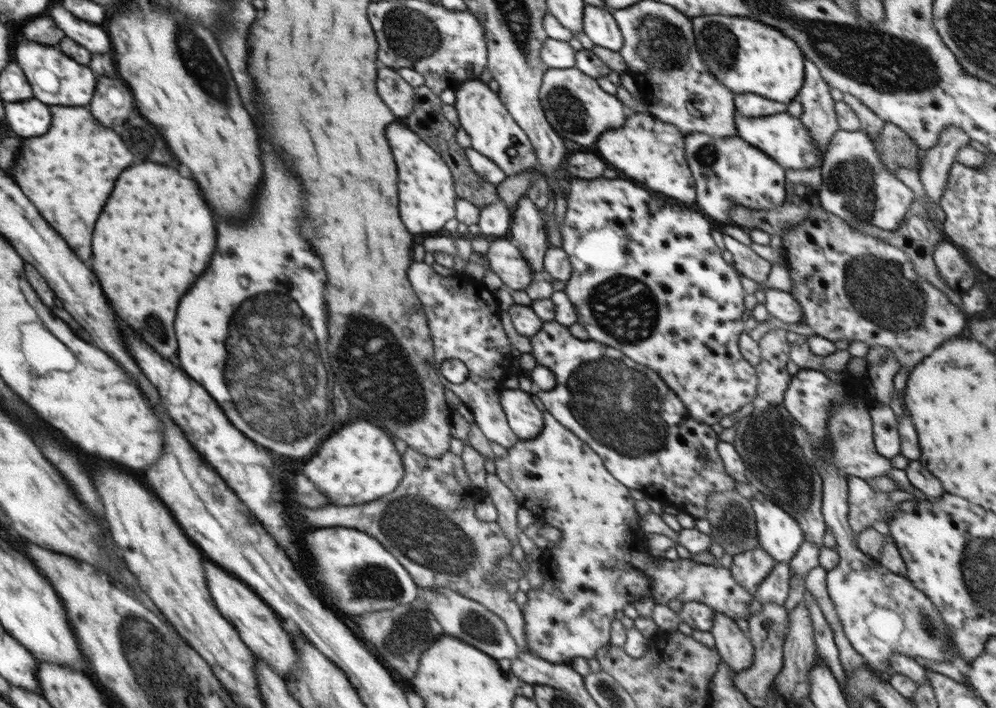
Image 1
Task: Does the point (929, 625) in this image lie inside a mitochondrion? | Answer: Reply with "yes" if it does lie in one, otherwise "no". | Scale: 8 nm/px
yes

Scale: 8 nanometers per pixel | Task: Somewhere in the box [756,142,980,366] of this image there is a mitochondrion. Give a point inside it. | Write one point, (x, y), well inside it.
(881, 290)

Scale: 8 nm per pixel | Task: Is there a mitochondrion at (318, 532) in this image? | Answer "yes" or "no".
no

